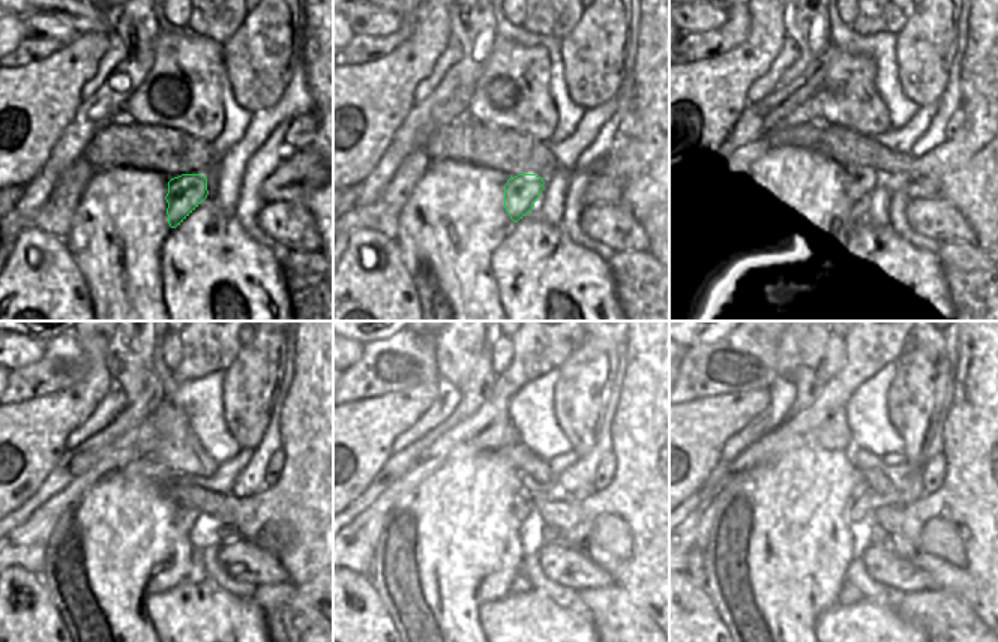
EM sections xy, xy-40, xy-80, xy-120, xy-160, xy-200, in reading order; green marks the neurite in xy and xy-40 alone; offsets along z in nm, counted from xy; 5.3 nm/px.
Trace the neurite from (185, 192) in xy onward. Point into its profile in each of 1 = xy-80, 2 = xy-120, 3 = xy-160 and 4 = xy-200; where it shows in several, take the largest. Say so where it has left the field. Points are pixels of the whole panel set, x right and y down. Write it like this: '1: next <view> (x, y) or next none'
1: next xy-80 (860, 182)
2: next xy-120 (186, 515)
3: next xy-160 (523, 506)
4: next xy-200 (860, 503)

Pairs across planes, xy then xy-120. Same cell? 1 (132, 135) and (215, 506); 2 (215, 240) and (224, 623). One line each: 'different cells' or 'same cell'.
1: same cell
2: same cell

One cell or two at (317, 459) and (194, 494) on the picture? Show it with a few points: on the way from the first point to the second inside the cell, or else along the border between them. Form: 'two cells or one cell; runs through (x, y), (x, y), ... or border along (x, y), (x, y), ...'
one cell; runs through (287, 489), (269, 507), (224, 507)

